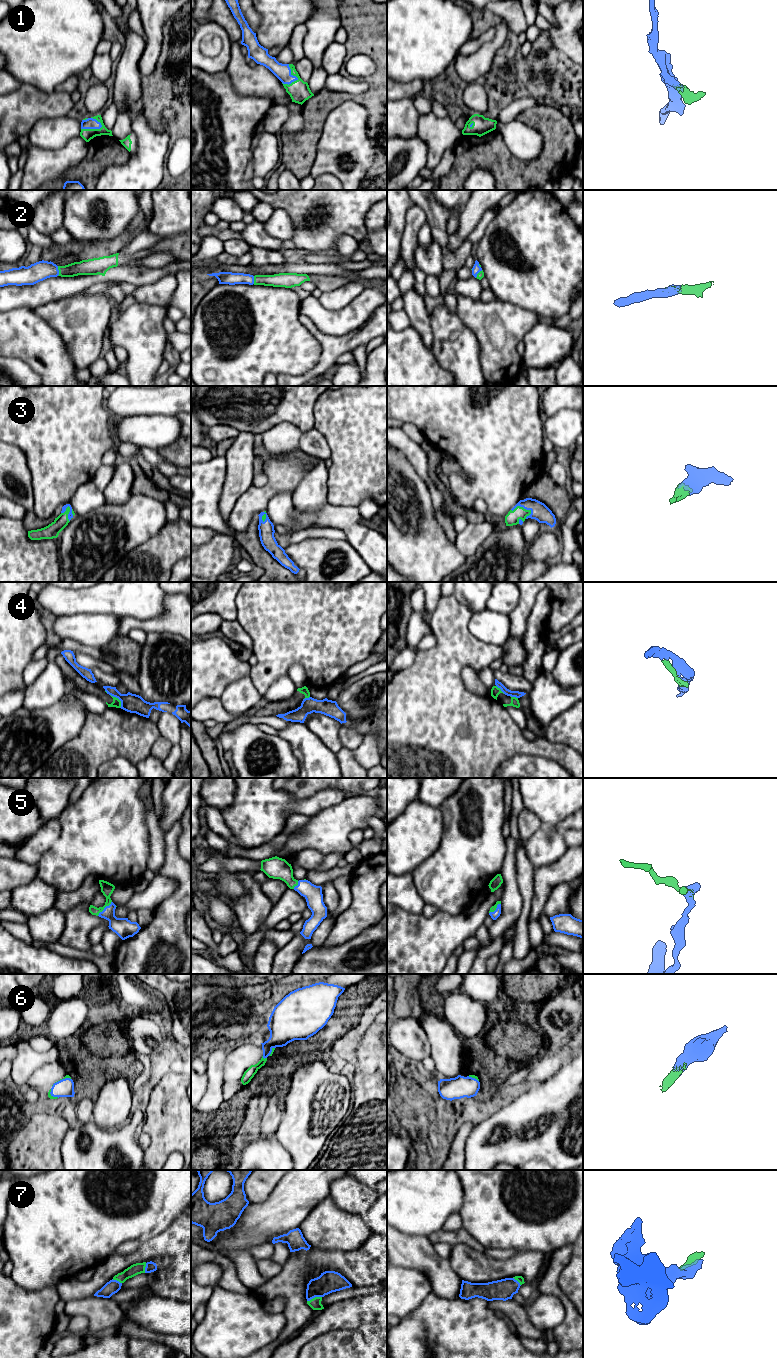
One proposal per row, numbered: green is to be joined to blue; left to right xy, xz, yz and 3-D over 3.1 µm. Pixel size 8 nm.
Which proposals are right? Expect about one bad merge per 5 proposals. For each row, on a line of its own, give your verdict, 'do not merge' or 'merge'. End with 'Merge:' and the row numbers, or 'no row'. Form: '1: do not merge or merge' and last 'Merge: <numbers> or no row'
1: merge
2: merge
3: merge
4: do not merge
5: merge
6: merge
7: merge
Merge: 1, 2, 3, 5, 6, 7

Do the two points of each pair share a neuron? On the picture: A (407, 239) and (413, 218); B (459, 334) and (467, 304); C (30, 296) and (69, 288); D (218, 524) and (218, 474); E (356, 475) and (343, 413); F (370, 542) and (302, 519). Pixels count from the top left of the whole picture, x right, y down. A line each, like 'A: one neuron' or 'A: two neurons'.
A: one neuron
B: two neurons
C: one neuron
D: one neuron
E: one neuron
F: one neuron

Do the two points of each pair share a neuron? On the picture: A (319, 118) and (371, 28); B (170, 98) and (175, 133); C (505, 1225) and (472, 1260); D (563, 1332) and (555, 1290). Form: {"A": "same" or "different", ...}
{"A": "same", "B": "same", "C": "different", "D": "same"}

